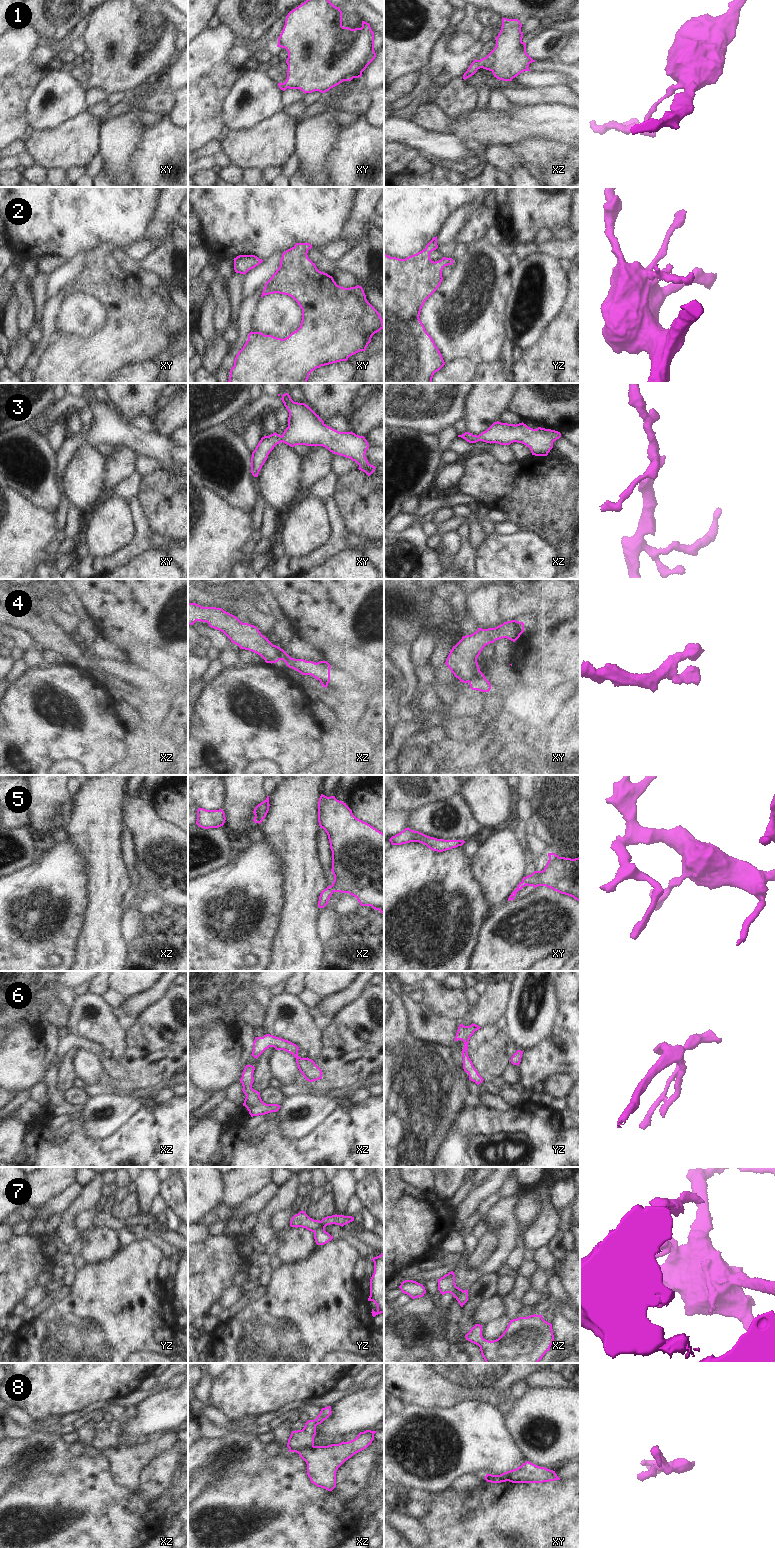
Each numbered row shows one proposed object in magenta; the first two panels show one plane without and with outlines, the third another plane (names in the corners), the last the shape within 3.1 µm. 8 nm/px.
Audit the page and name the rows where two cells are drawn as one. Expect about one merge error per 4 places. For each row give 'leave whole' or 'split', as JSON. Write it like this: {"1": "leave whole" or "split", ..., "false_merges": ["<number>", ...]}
{"1": "leave whole", "2": "leave whole", "3": "leave whole", "4": "split", "5": "leave whole", "6": "leave whole", "7": "split", "8": "split", "false_merges": ["4", "7", "8"]}

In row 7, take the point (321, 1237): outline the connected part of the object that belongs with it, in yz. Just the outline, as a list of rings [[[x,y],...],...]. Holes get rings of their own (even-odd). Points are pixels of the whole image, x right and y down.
[[[332,1215],[323,1218],[320,1221],[320,1226],[317,1230],[314,1231],[314,1239],[317,1245],[324,1245],[333,1239],[328,1232],[325,1231],[325,1227],[327,1225],[335,1224],[344,1226],[350,1222],[354,1221],[354,1217],[352,1216],[344,1216],[344,1215]]]

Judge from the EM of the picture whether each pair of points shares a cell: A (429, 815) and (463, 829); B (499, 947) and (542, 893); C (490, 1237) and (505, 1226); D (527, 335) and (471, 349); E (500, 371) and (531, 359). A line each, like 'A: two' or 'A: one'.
A: one
B: one
C: two
D: two
E: two

